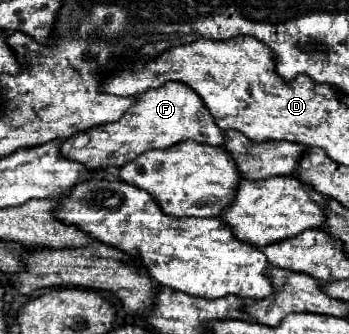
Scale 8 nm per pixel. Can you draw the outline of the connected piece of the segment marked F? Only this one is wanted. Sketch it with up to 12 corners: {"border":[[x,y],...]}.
{"border":[[169,81],[119,121],[73,135],[65,159],[91,171],[187,139],[221,145],[201,97]]}

